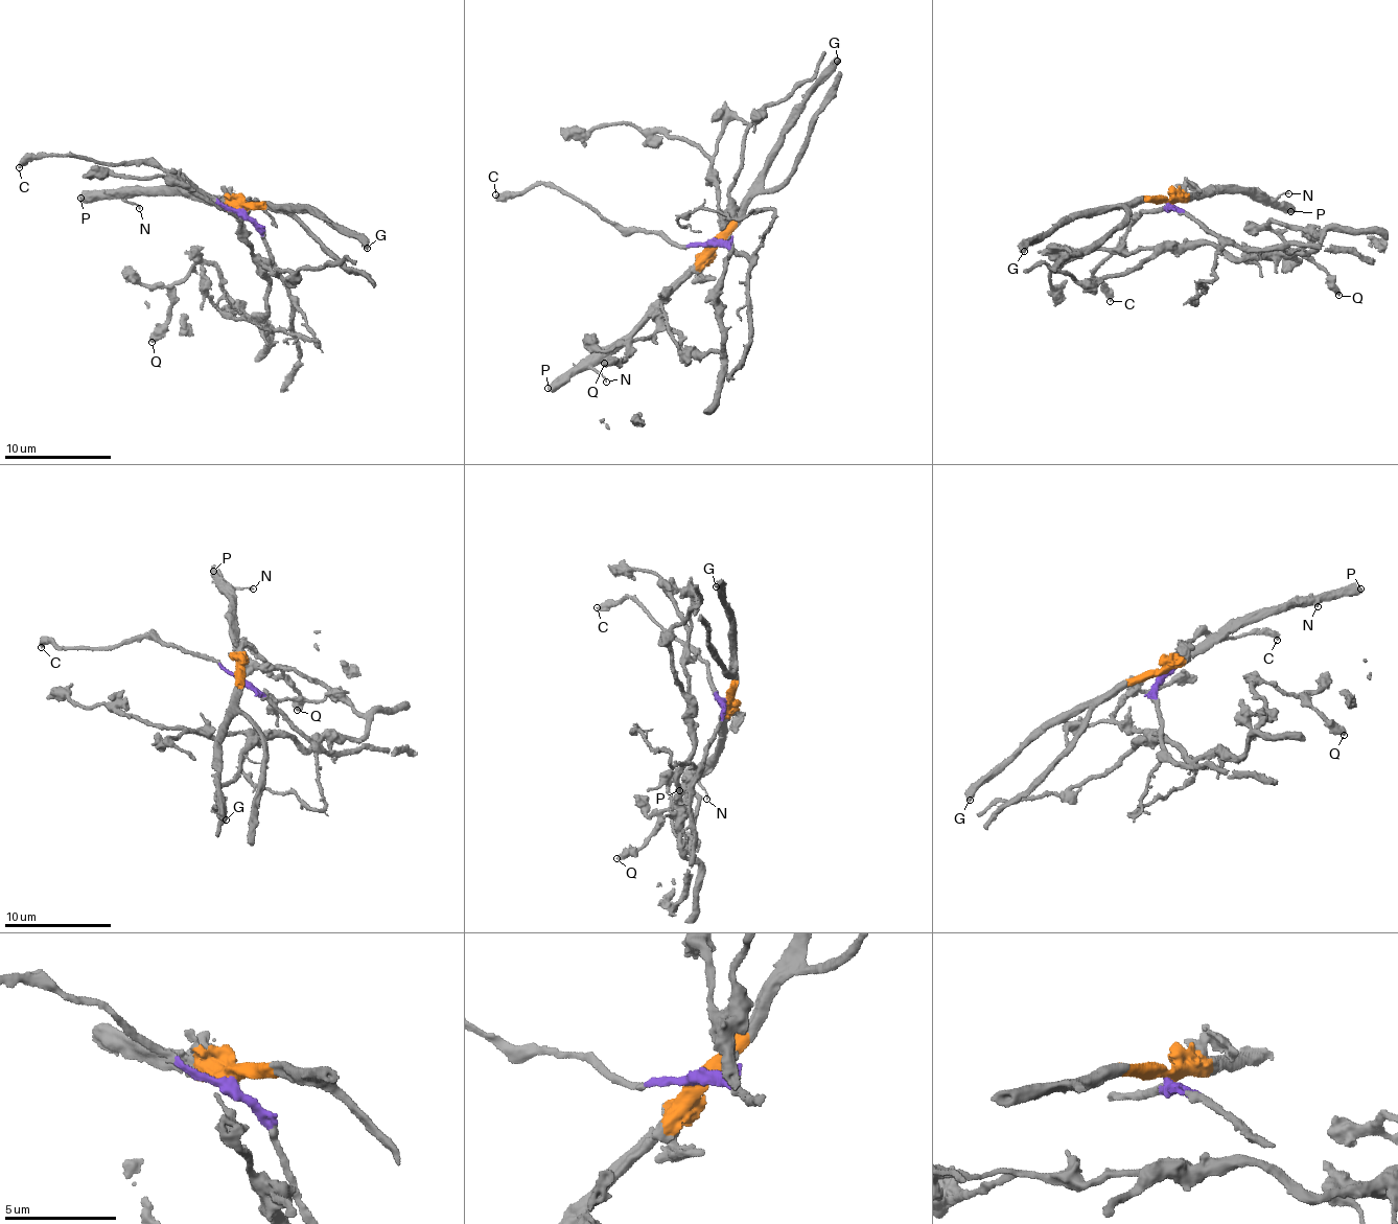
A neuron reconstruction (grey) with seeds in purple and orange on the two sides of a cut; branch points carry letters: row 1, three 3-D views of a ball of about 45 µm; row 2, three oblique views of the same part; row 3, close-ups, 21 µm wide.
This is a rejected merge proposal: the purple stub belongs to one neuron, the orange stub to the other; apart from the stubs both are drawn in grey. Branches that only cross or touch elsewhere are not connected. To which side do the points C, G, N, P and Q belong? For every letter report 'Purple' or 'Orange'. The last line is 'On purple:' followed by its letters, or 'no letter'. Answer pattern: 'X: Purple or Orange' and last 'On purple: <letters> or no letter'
C: Purple
G: Orange
N: Orange
P: Orange
Q: Purple
On purple: C, Q

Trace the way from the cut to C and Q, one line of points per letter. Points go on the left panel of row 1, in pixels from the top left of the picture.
C: (241, 210), (229, 211), (183, 175), (150, 164), (131, 161), (100, 163), (64, 155), (26, 157), (19, 168)
Q: (241, 210), (271, 253), (260, 320), (270, 342), (212, 264), (196, 263), (171, 287), (170, 312), (150, 343)

